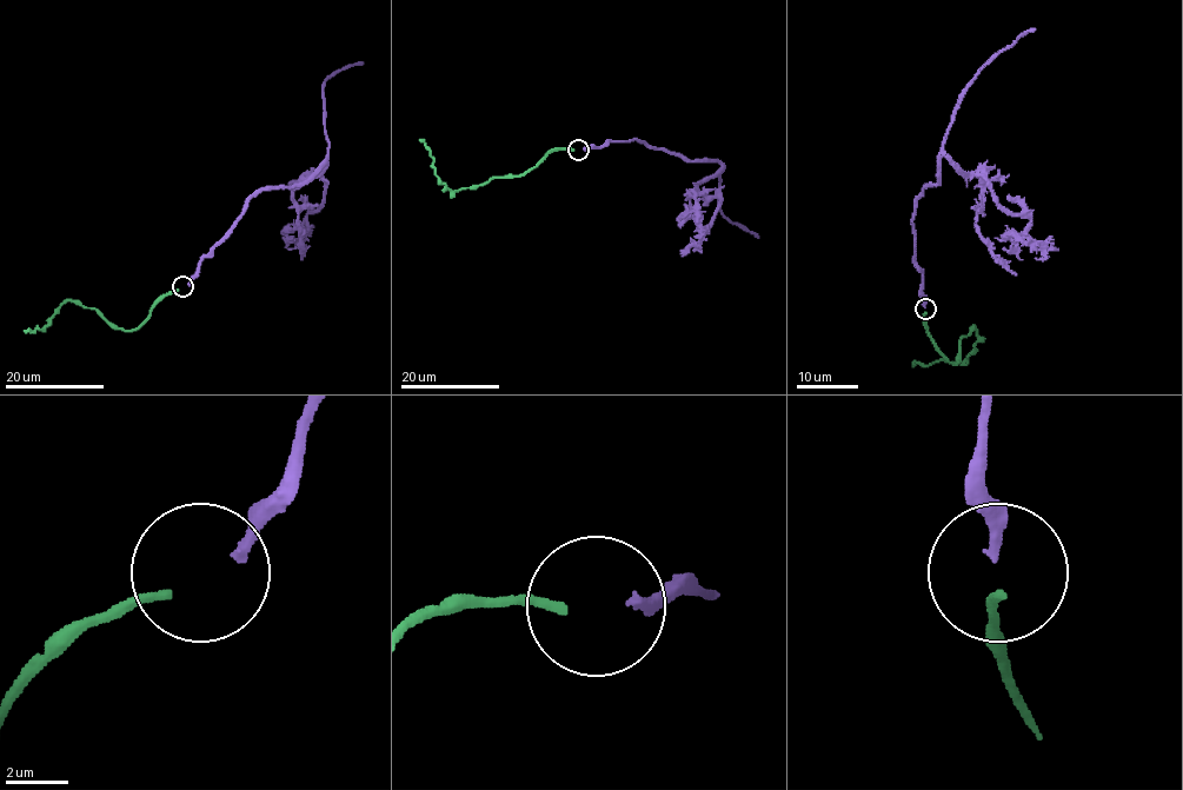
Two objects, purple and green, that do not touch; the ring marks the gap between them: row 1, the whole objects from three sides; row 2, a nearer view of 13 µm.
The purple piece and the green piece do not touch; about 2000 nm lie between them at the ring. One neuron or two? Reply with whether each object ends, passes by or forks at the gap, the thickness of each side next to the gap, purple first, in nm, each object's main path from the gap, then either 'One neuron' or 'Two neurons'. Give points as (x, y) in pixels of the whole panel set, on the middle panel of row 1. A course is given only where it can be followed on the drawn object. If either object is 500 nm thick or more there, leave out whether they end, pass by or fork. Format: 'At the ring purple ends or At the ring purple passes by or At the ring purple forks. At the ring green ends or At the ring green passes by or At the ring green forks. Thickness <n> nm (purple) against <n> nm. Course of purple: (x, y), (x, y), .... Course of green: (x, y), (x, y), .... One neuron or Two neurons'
At the ring purple ends. At the ring green ends. Thickness 320 nm (purple) against 280 nm. Course of purple: (583, 150), (637, 139), (716, 160), (698, 185), (720, 200), (711, 225), (703, 233), (683, 216), (680, 227). Course of green: (573, 150), (553, 150), (519, 176), (494, 177), (483, 184), (454, 191), (438, 178), (430, 150), (419, 139). One neuron

